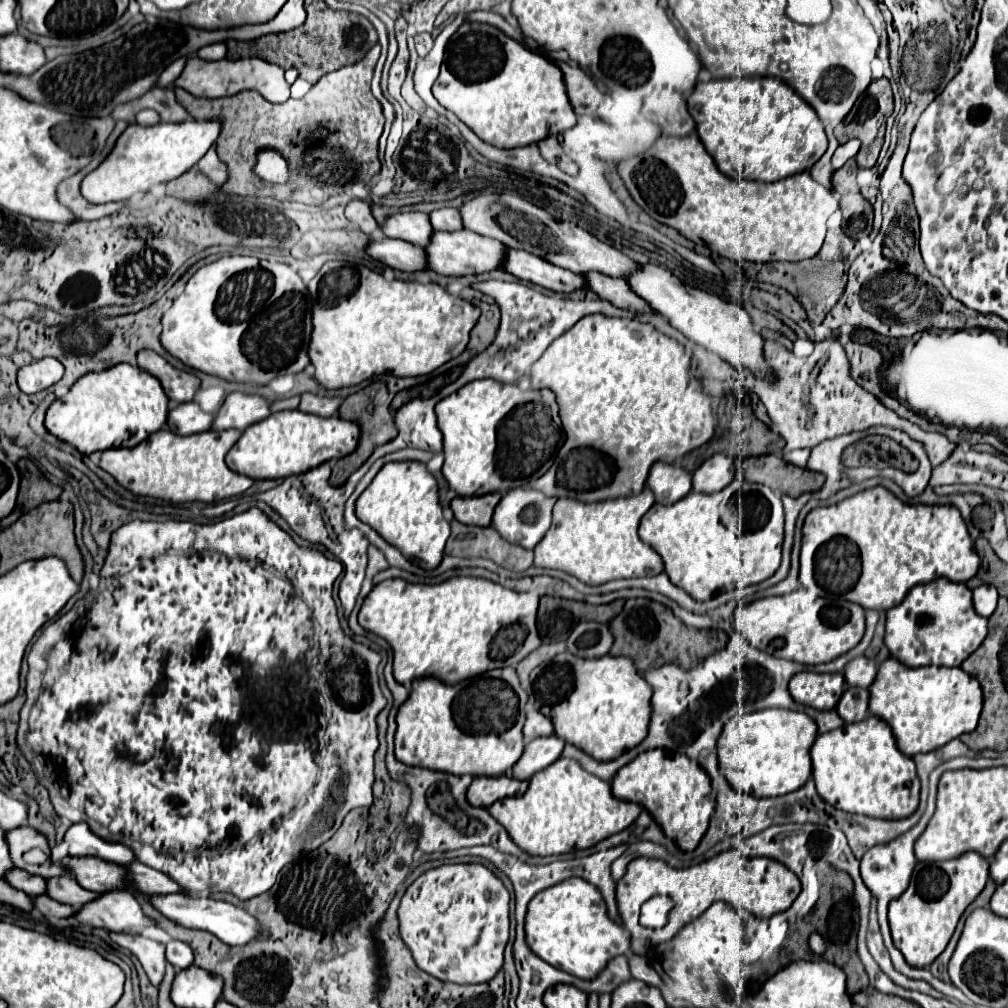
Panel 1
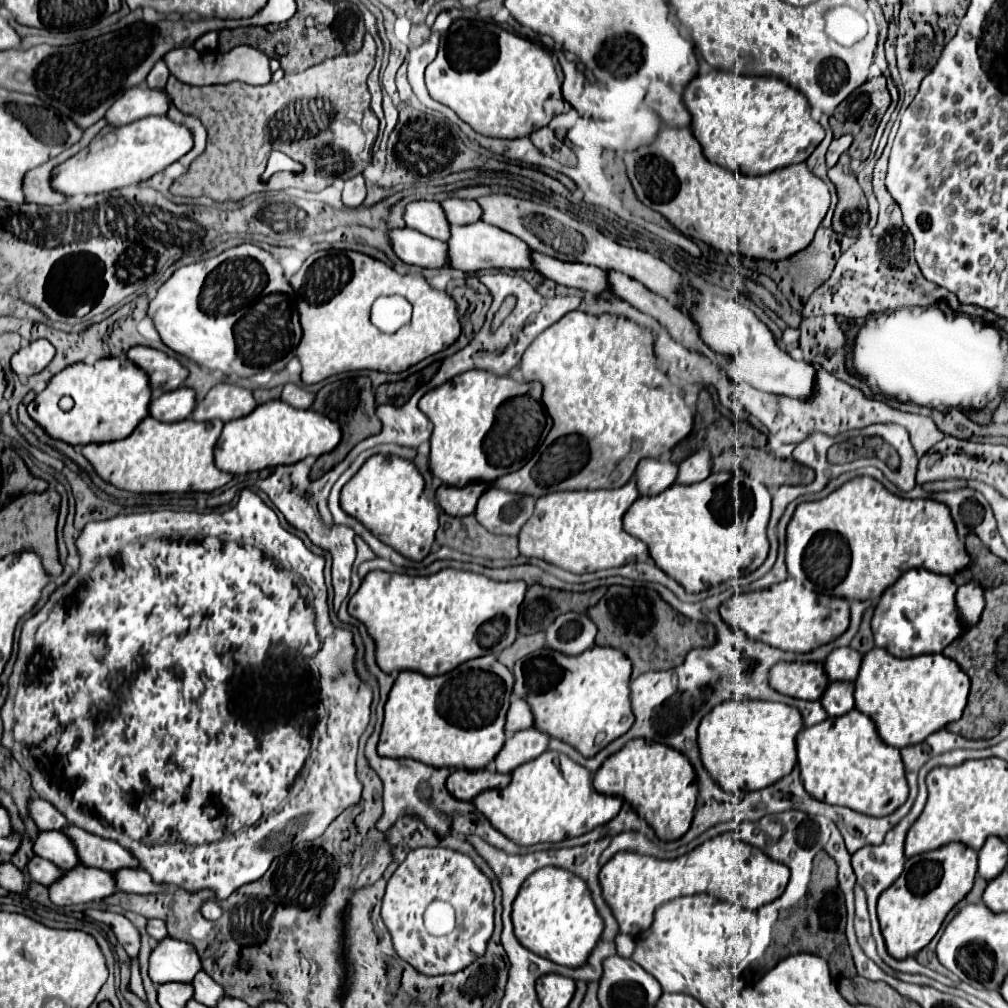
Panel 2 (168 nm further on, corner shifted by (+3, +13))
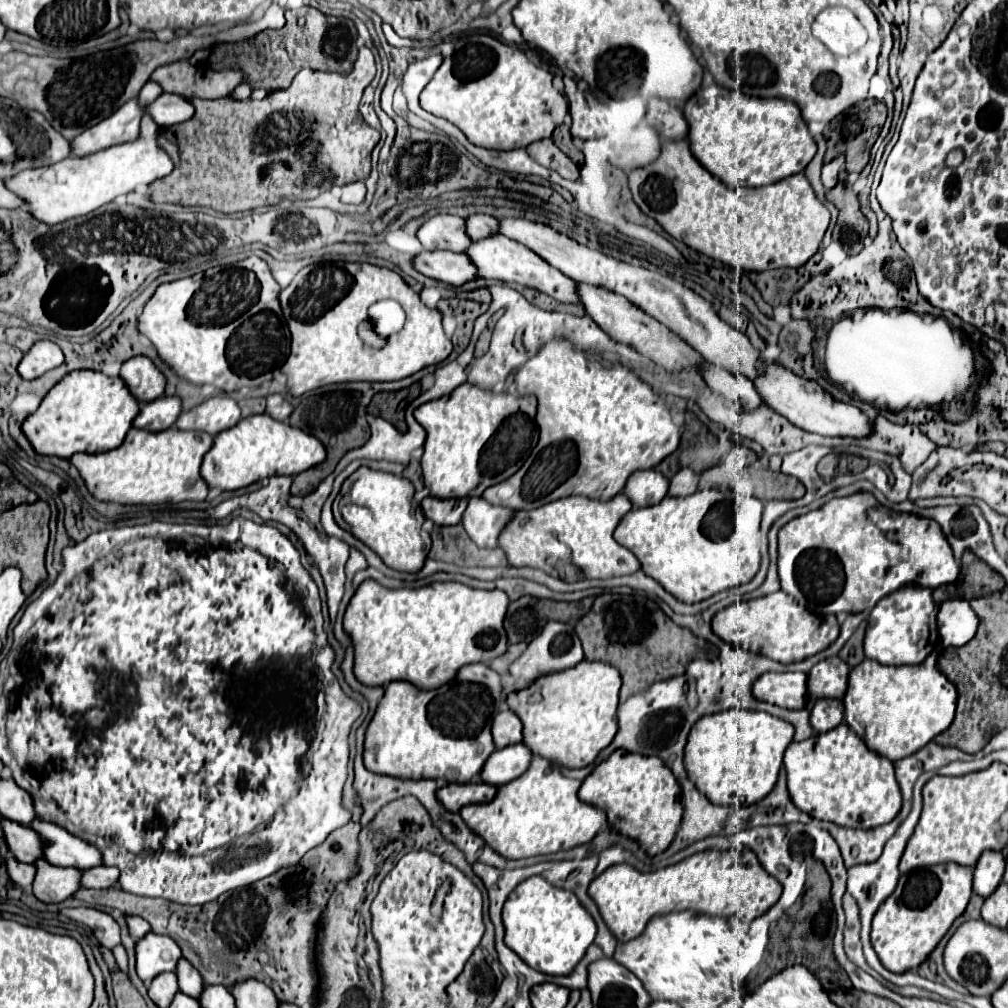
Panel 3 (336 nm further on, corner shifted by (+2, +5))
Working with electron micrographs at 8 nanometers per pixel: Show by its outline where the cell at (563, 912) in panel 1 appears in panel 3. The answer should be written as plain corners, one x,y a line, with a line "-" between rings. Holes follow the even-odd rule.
529,877
519,883
503,905
505,945
529,967
547,975
567,975
593,943
597,927
571,891
553,887
543,877

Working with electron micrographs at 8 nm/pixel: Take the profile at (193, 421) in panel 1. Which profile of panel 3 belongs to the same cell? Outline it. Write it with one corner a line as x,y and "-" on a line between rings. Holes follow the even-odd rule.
159,397
141,407
139,415
133,421
133,427
145,431
163,431
177,421
179,413
181,413
179,397

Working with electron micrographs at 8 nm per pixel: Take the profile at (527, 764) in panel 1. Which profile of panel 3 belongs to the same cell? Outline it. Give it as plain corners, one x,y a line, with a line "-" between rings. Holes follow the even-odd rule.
511,745
503,749
495,749
495,755
483,765
481,771
481,781
483,783
495,783
495,787
501,787
503,783
509,783
523,775
531,763
533,755
531,751
523,745

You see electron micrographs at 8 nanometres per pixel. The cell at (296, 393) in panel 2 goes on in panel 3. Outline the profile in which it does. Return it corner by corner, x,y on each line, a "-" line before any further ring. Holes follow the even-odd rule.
269,395
267,397
267,407
265,407
265,413
271,415
273,419
277,421
287,421
289,415
291,415
291,405
281,397
281,395

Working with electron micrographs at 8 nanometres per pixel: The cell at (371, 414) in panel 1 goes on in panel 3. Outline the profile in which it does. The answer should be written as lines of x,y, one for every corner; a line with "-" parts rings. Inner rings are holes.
335,391
335,393
305,393
297,399
297,405
293,407
293,413
289,417
289,425
297,427
301,431
307,431
309,435
319,437
327,451
327,459
313,469
297,475
291,485
293,495
307,495
311,493
327,475
333,473
337,461
349,451
359,445
363,445
369,439
369,425
365,419
365,407
361,405
361,393
357,391

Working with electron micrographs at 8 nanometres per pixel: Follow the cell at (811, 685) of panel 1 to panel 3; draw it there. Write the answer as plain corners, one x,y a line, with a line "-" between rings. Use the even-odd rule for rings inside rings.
763,673
751,691
759,701
785,709
803,709
809,699
805,673

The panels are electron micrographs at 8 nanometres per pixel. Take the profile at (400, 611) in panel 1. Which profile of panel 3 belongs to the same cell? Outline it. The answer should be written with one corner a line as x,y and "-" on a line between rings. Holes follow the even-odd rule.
367,579
359,585
347,605
343,629
353,641
355,677
367,687
383,687
391,681
407,681
417,689
439,689
455,679
463,665
491,661
507,651
503,629
509,597
503,591
471,589
461,583
431,583
421,589
385,589
377,581

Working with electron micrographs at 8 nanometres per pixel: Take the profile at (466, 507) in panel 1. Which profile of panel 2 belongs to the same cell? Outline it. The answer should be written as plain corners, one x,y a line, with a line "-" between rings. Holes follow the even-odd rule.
472,483
466,487
442,485
436,491
436,501
448,515
464,517
464,515
470,515
472,511
476,511
476,503
488,487
490,487
490,483

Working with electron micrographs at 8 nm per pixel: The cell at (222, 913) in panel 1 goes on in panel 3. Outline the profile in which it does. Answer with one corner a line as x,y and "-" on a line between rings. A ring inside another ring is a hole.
91,867
91,871
83,871
83,887
91,889
107,889
117,883
119,869
117,867

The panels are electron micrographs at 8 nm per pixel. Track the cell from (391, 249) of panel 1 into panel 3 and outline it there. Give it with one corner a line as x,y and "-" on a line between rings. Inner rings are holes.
421,251
415,257
415,269
423,275
459,287
467,281
475,281
475,265
465,253
453,251

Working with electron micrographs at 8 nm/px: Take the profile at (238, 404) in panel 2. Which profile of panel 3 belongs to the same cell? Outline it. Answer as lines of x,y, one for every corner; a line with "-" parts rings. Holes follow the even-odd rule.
211,397
205,403
197,405
195,409
181,413
173,427
205,431
215,437
223,429
233,427
239,419
241,411
237,401
233,401
231,397

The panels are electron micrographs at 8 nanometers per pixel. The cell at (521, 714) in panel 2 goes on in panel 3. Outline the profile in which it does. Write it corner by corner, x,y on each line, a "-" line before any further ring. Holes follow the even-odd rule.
505,709
505,711
499,711
493,719
493,727
491,727
491,733
493,733
493,739
495,739
495,747
497,749
503,749
507,745
515,745
515,743
521,743
523,741
523,725
519,721
519,717

